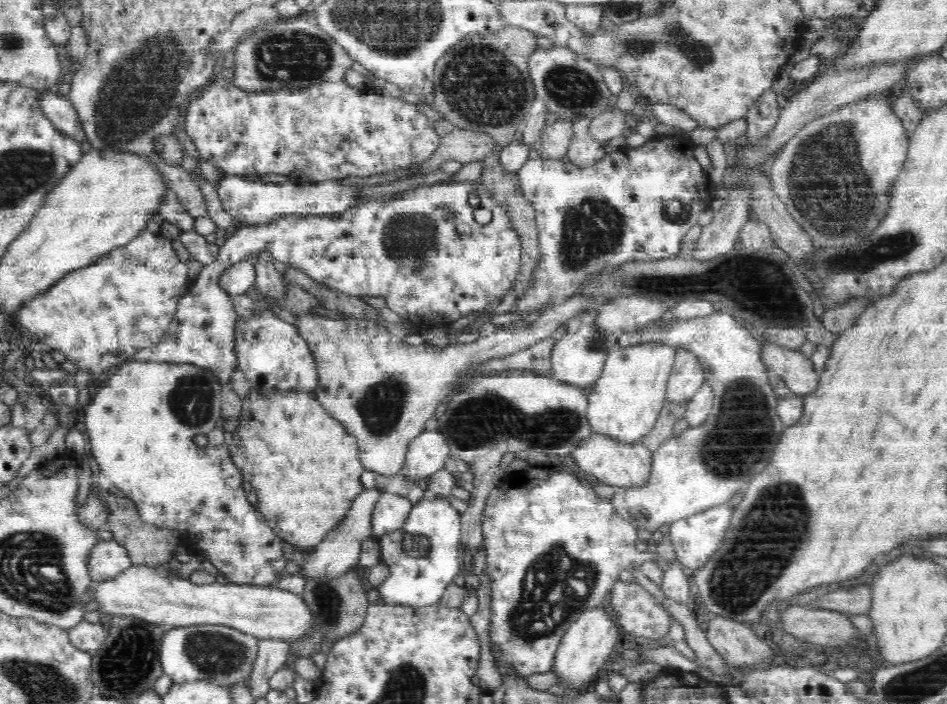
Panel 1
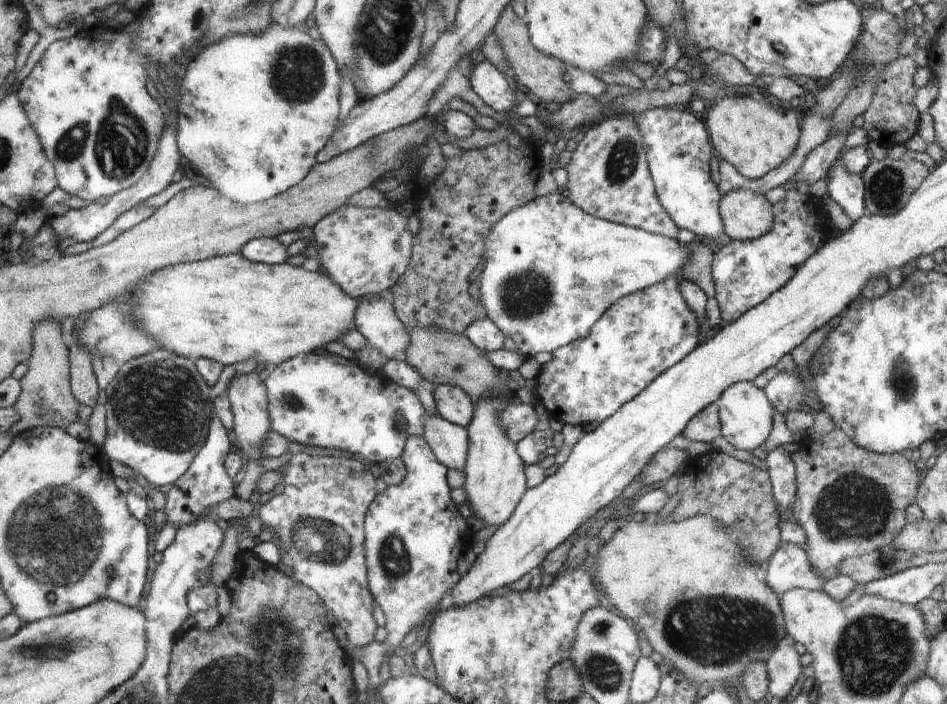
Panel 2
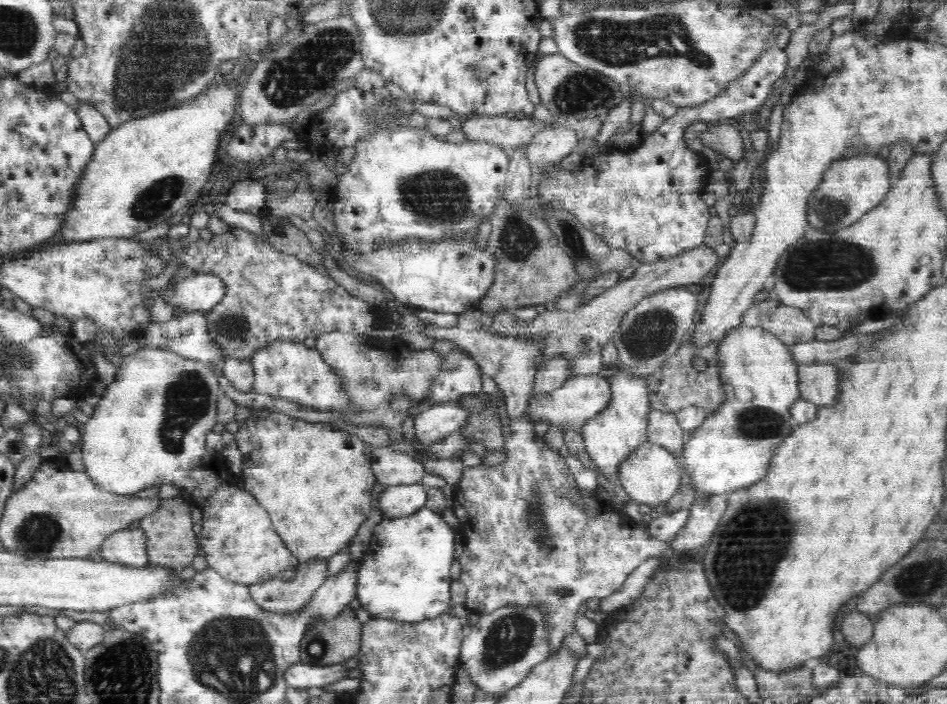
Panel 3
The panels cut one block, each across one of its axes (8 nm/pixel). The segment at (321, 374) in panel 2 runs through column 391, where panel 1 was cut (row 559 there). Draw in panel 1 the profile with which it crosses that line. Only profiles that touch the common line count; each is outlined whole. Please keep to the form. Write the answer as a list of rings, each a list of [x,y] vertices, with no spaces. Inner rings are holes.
[[[427,495],[423,499],[420,499],[415,505],[413,505],[412,511],[409,513],[409,516],[407,517],[407,520],[405,521],[405,524],[402,526],[402,528],[398,528],[398,530],[390,532],[389,534],[378,538],[379,555],[381,556],[381,562],[387,566],[388,570],[388,576],[386,580],[384,580],[382,584],[377,587],[379,602],[404,607],[429,607],[430,605],[438,603],[438,600],[444,596],[448,586],[453,583],[454,577],[460,573],[461,530],[461,514],[459,514],[456,509],[450,505],[449,498],[429,497]]]

